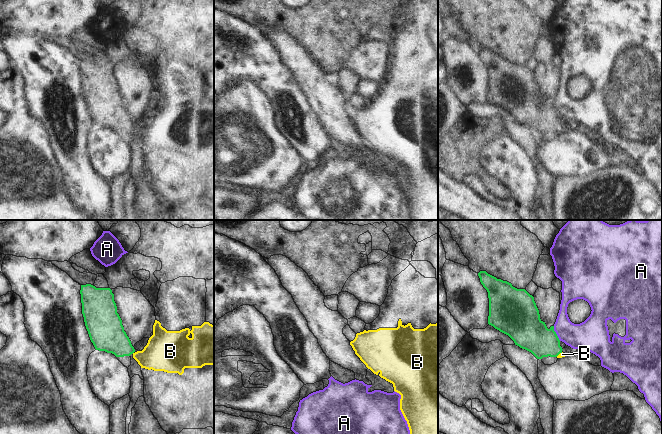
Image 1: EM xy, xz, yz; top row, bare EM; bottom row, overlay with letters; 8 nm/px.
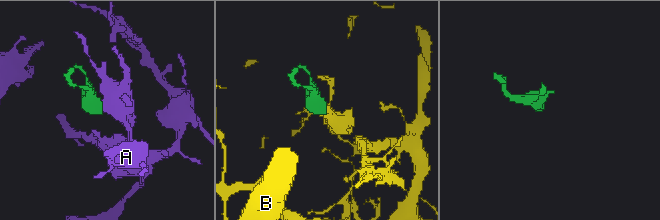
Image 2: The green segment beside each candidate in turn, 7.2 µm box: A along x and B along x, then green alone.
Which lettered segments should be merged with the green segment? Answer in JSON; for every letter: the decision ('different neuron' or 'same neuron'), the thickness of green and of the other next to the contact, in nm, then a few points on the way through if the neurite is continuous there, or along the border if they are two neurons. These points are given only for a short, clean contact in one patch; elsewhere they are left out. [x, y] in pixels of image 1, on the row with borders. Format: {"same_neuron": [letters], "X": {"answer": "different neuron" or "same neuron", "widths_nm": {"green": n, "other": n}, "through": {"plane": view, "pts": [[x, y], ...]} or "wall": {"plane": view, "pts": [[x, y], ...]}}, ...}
{"same_neuron": ["B"], "A": {"answer": "different neuron", "widths_nm": {"green": 280, "other": 220}, "wall": {"plane": "yz", "pts": [[553, 326], [560, 340]]}}, "B": {"answer": "same neuron", "widths_nm": {"green": 260, "other": 40}, "through": {"plane": "yz", "pts": [[534, 336], [559, 353], [562, 354]]}}}

